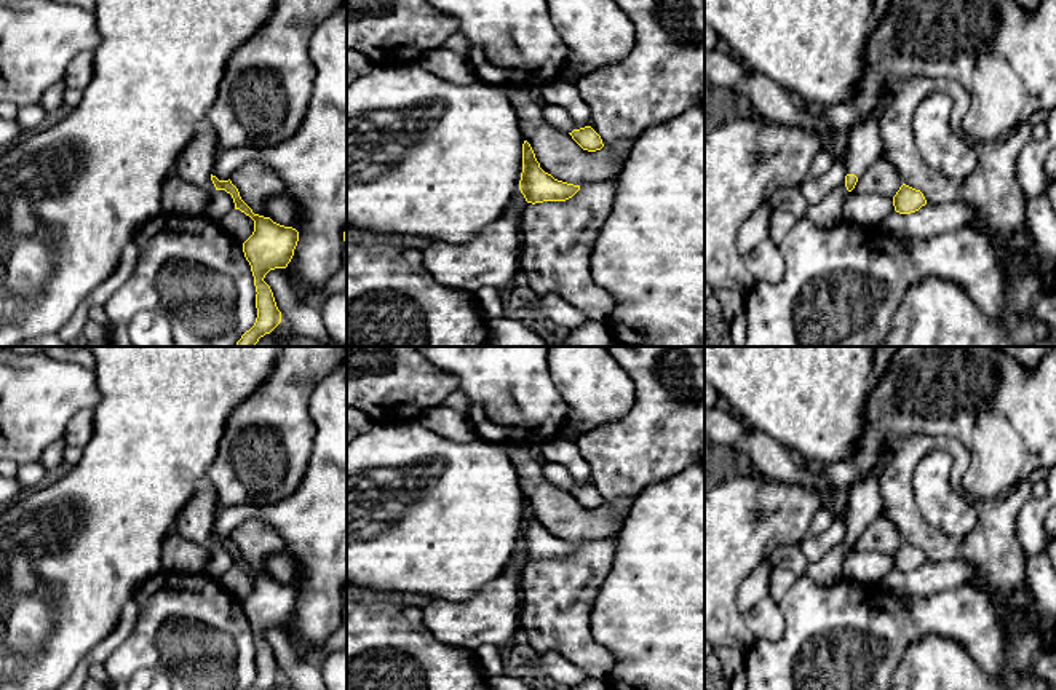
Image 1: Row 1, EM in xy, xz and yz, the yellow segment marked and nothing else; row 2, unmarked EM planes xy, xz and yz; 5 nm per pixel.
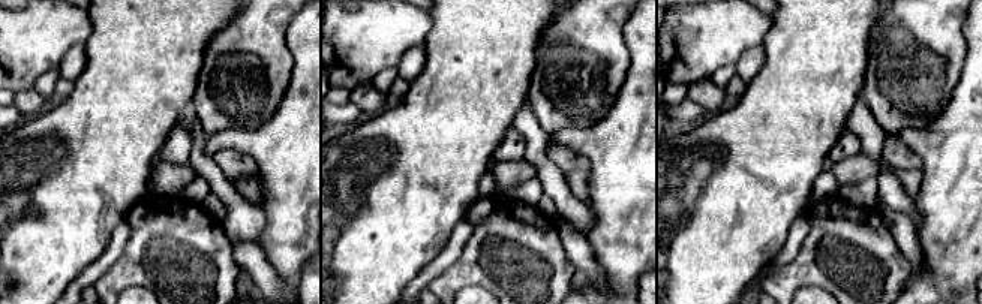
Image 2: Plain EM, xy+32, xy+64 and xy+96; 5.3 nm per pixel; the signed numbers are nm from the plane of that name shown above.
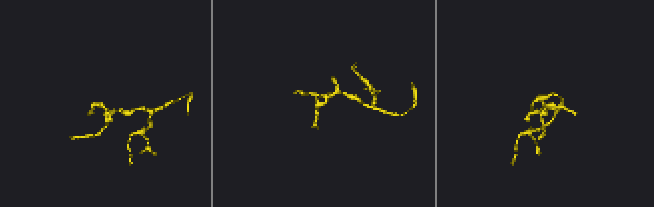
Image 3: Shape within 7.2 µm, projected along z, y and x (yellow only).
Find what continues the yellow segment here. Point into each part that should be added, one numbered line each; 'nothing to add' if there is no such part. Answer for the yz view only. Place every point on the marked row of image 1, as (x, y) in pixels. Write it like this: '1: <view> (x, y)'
1: yz (865, 139)

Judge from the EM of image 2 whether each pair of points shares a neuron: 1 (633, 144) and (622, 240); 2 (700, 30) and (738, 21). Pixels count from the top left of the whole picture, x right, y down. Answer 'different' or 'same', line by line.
1: same
2: same

